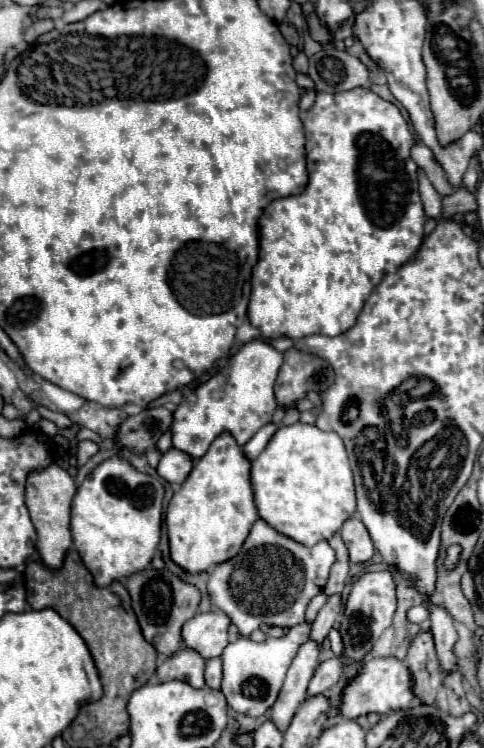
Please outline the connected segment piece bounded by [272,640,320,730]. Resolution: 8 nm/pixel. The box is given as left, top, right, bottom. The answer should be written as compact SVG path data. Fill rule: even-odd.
M308 640L298 648L298 652L288 668L284 686L272 706L272 722L280 730L284 730L290 724L298 706L306 700L308 680L312 678L312 672L318 666L318 654L320 654L320 648L314 640Z

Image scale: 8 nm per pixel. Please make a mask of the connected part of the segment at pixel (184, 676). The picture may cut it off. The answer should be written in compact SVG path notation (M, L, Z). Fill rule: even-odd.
M182 648L180 652L176 652L176 656L158 662L156 676L160 684L182 680L188 682L192 688L204 688L204 664L206 662L198 652Z

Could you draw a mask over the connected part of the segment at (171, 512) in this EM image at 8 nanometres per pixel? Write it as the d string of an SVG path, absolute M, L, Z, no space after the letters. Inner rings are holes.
M220 434L208 452L194 462L192 472L168 504L166 526L170 558L188 574L206 572L216 564L232 560L240 552L256 520L258 512L250 486L250 462L230 434Z

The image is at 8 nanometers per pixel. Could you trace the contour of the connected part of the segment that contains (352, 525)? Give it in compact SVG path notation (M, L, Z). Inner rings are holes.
M354 516L354 518L346 520L340 530L340 536L342 536L344 544L348 546L350 562L360 564L360 562L368 562L374 556L374 544L360 518Z

